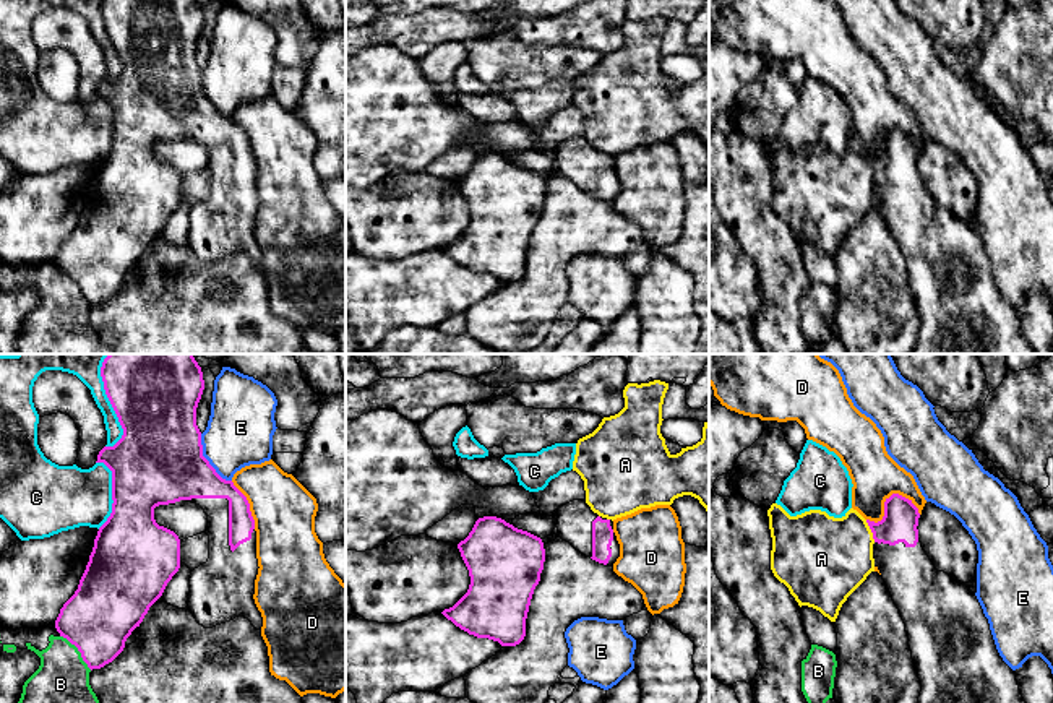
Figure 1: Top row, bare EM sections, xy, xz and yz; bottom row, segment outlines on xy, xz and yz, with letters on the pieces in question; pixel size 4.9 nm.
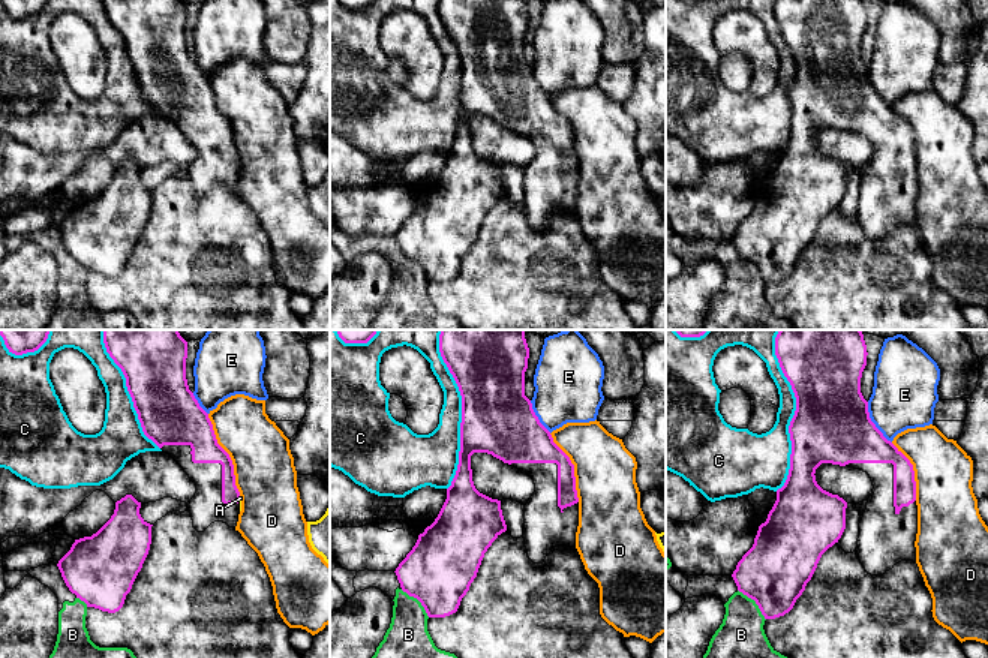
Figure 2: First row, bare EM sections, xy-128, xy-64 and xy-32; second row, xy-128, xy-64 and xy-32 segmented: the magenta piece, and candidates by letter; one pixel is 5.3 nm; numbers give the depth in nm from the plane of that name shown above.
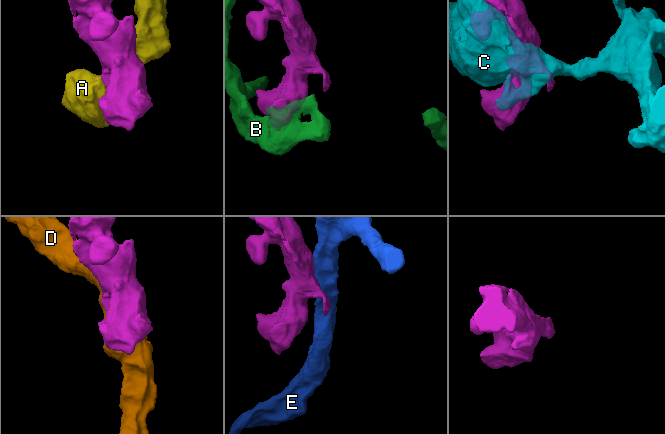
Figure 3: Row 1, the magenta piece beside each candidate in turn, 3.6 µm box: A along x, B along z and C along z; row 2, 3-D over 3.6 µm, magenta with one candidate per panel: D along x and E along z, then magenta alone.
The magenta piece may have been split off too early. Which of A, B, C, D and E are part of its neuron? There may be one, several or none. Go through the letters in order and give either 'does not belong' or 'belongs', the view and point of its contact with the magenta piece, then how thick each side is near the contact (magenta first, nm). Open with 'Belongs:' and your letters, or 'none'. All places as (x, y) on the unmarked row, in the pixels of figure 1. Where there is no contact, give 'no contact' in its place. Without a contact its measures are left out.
Belongs: none
A: does not belong; contact yz (872, 168); calibres 180 and 400 nm
B: does not belong; contact xy (78, 286); calibres 340 and 320 nm
C: does not belong; contact xy (112, 43); calibres 400 and 110 nm
D: does not belong; contact yz (888, 135); calibres 180 and 240 nm
E: does not belong; contact xy (206, 96); calibres 440 and 320 nm

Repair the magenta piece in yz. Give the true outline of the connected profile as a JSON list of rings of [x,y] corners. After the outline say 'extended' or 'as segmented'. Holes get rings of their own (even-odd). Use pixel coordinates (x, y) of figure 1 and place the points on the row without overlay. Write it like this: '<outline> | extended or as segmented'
[[[892,130],[884,138],[884,153],[875,159],[866,156],[873,169],[873,195],[894,240],[905,260],[913,300],[918,307],[922,328],[912,354],[1034,354],[1024,338],[1014,307],[999,292],[988,255],[977,232],[948,209],[938,208],[918,175],[918,144],[912,136]]] | extended

